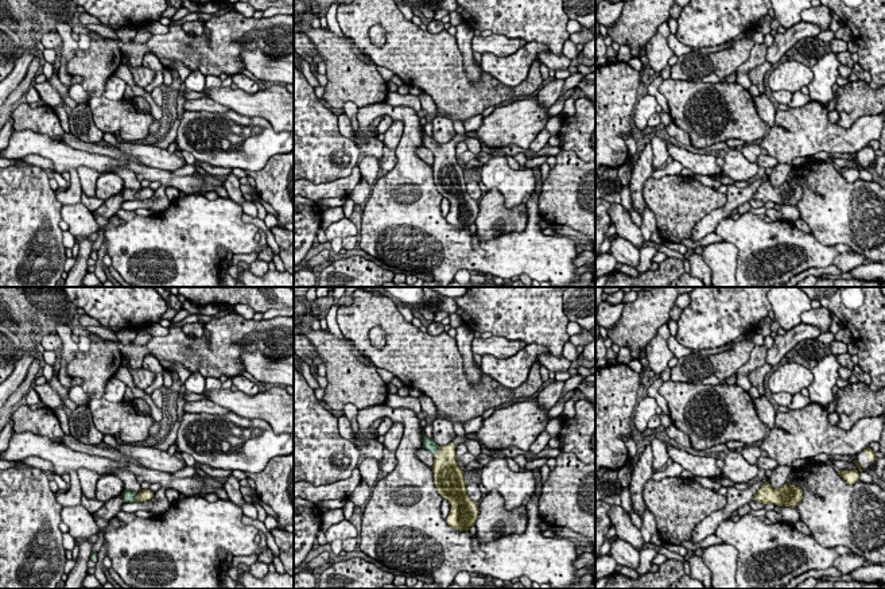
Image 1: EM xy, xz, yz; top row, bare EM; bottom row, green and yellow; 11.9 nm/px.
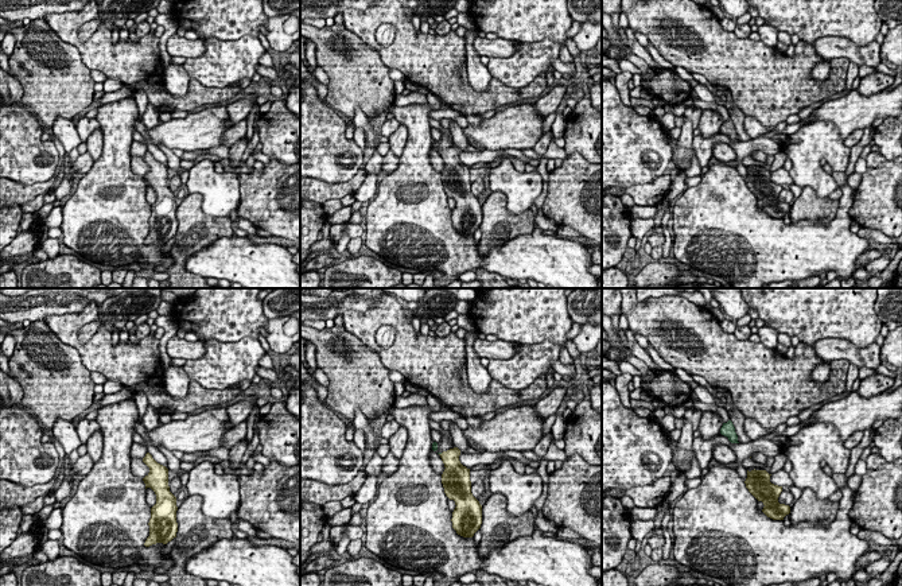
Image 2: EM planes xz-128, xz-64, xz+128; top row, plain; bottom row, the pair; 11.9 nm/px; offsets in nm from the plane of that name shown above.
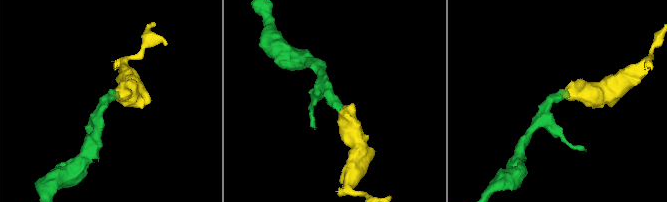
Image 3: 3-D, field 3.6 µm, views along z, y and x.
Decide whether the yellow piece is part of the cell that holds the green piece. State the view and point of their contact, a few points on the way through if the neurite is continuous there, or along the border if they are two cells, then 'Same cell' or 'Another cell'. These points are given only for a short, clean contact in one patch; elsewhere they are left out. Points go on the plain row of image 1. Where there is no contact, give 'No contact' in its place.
Touches green at xz (437, 150). Path across: xz (429, 142), (437, 150), (445, 158), (445, 166). Same cell

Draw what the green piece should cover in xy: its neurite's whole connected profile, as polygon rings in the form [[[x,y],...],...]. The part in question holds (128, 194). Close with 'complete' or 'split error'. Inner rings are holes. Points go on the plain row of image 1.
[[[124,187],[123,198],[124,201],[133,201],[133,199],[147,199],[154,195],[154,190],[151,187],[141,187],[139,191],[132,190],[129,187]]] | split error

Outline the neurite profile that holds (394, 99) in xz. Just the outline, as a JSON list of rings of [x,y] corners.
[[[388,92],[385,104],[392,106],[409,106],[415,109],[416,112],[422,109],[420,106],[420,98],[415,94],[400,94],[397,92]]]

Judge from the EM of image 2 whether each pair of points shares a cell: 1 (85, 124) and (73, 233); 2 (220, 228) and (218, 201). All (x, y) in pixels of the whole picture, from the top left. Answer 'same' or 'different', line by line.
1: different
2: different

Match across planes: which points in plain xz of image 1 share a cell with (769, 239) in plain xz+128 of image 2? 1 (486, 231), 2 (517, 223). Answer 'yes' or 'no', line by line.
1: no
2: no

